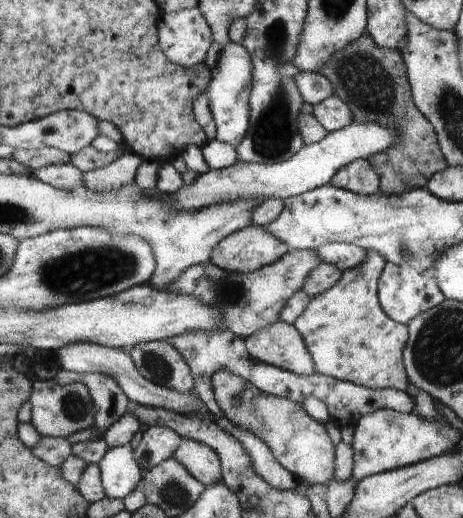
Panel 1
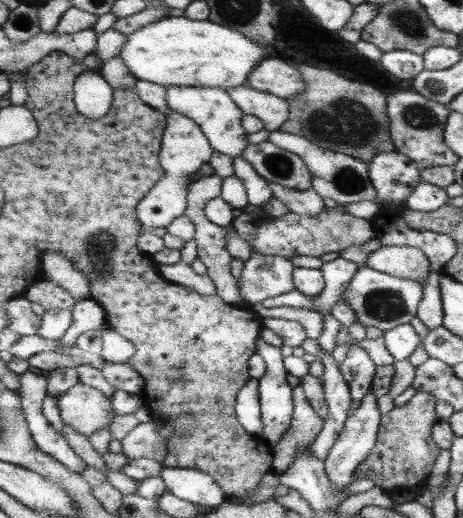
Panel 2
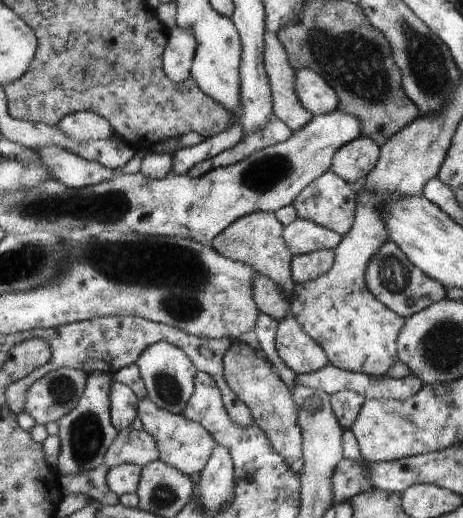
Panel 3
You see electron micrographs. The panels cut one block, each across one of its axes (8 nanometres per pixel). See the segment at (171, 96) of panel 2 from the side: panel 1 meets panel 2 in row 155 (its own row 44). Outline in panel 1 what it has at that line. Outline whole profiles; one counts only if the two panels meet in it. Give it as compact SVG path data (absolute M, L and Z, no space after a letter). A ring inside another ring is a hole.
M231 41L229 46L223 48L217 66L212 70L210 85L207 87L209 106L215 117L218 127L217 139L231 144L235 148L239 145L251 128L250 98L254 88L254 62L251 51L244 44Z

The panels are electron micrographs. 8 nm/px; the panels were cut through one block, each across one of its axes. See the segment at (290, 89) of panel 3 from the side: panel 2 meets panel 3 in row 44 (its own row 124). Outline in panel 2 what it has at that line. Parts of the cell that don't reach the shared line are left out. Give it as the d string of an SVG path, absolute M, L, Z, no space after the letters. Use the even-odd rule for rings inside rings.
M239 85L227 92L238 103L244 114L252 114L263 120L267 130L280 130L289 120L290 104L278 95L255 90L249 85Z

